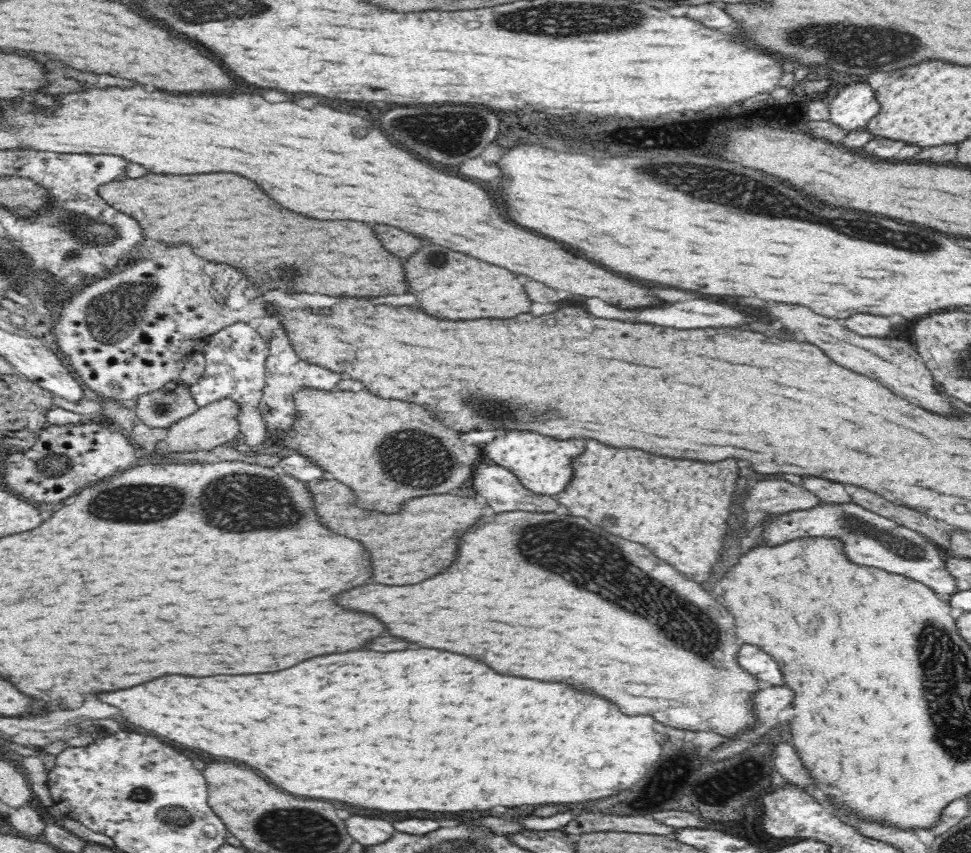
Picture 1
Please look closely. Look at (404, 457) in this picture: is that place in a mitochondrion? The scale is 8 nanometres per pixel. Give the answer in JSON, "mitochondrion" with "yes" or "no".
{"mitochondrion":"yes"}

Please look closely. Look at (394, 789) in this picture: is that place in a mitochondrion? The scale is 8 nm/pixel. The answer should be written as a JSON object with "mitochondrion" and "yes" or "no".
{"mitochondrion":"no"}

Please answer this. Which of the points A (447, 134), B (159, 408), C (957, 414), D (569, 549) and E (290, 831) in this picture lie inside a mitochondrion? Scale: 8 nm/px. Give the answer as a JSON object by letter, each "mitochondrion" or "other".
{"A":"mitochondrion","B":"mitochondrion","C":"other","D":"mitochondrion","E":"mitochondrion"}

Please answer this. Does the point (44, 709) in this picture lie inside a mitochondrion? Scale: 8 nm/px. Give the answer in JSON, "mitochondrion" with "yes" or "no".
{"mitochondrion":"no"}

